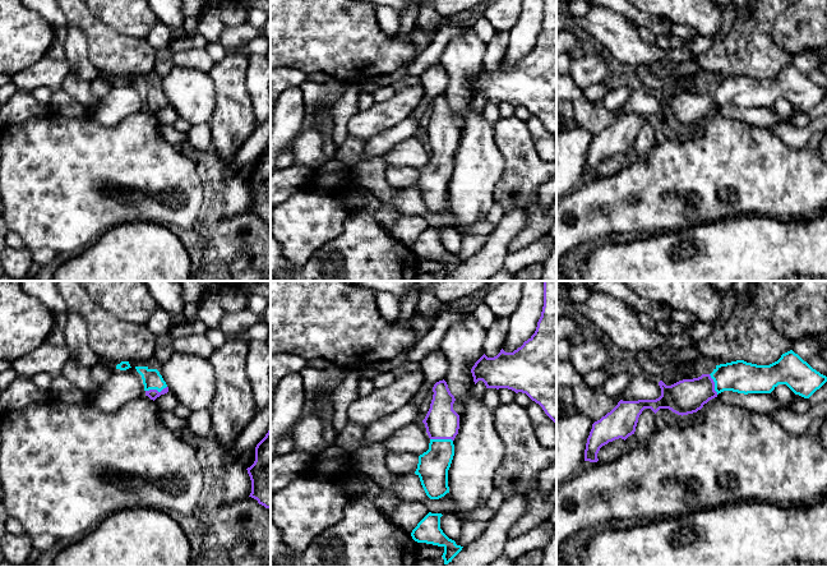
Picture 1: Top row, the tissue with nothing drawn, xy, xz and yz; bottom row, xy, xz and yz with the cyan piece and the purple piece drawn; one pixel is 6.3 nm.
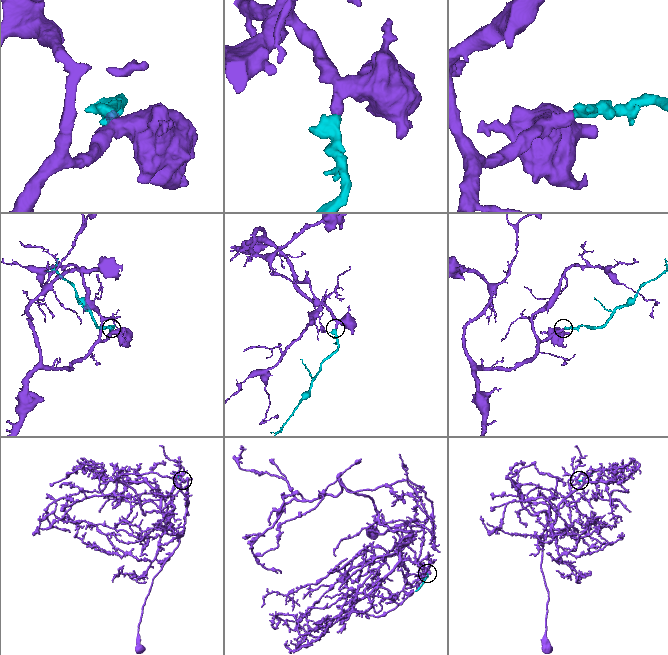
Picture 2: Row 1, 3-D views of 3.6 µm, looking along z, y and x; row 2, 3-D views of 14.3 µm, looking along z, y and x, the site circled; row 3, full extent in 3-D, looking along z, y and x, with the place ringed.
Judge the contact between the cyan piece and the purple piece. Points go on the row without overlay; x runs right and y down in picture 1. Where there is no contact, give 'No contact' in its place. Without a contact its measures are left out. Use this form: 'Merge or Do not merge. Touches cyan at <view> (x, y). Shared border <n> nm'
Merge. Touches cyan at xz (442, 153). Shared border 140 nm

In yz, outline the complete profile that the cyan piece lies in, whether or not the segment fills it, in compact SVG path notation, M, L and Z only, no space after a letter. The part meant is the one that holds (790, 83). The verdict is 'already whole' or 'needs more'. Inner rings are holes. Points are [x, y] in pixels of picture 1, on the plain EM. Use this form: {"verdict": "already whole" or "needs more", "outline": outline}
{"verdict": "needs more", "outline": "M793 64L781 69L781 72L770 79L757 79L744 74L736 74L726 78L716 79L711 88L702 88L698 92L683 93L671 100L659 96L661 110L656 114L623 115L592 138L592 143L587 152L585 163L585 175L597 176L600 162L615 153L627 153L634 148L638 132L644 123L651 123L655 128L660 123L669 123L678 129L688 129L697 126L710 114L717 111L724 105L738 107L771 107L779 98L786 98L795 109L809 112L817 103L827 96L827 91L813 83Z"}

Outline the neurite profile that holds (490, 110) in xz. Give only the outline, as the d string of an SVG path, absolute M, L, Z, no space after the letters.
M486 102L482 112L484 112L485 120L488 120L490 124L494 124L494 125L496 120L500 117L499 106L496 102Z

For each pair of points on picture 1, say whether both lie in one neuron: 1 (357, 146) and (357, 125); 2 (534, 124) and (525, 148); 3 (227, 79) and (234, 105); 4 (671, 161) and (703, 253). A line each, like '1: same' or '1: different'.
1: different
2: different
3: same
4: different

